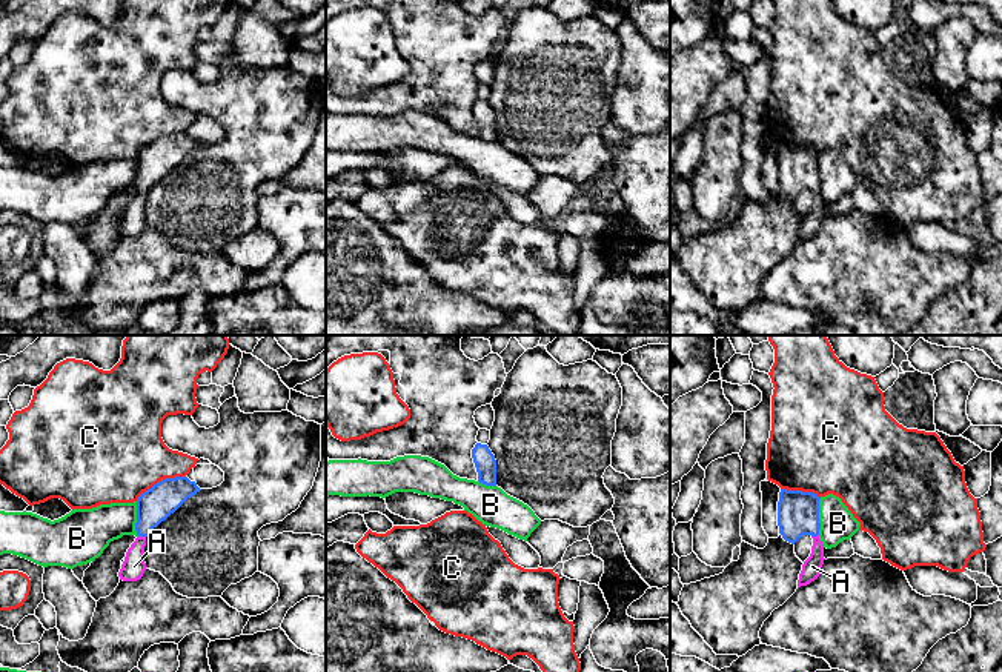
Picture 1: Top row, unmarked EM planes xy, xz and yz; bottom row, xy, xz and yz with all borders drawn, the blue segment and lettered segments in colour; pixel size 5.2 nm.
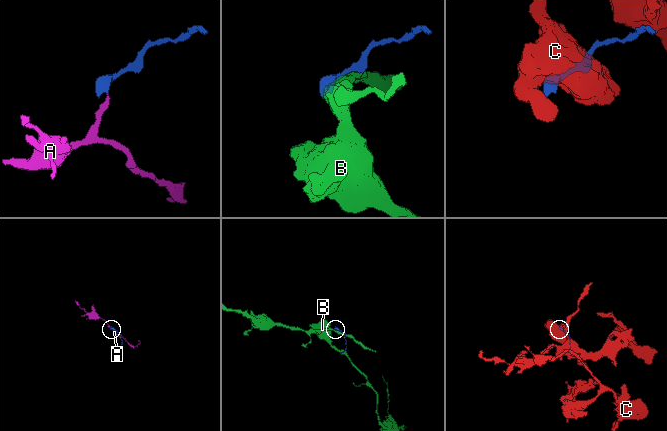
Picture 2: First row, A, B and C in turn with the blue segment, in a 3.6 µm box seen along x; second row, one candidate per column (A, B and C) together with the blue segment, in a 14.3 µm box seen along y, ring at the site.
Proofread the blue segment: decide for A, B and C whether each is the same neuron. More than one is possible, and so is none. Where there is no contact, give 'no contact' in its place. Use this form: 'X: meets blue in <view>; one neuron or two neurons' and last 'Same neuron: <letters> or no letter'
A: meets blue in xy; one neuron
B: meets blue in yz; two neurons
C: meets blue in xy; two neurons
Same neuron: A

